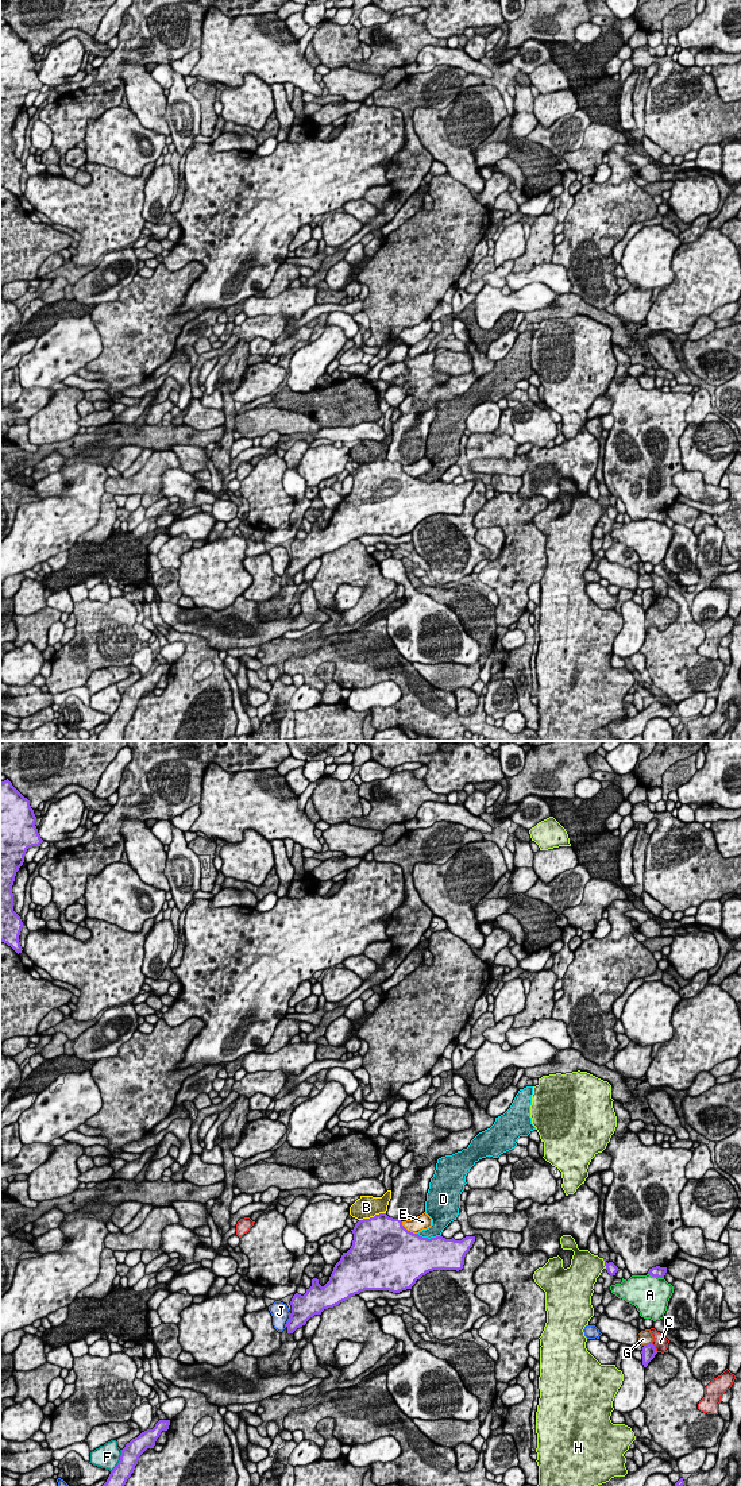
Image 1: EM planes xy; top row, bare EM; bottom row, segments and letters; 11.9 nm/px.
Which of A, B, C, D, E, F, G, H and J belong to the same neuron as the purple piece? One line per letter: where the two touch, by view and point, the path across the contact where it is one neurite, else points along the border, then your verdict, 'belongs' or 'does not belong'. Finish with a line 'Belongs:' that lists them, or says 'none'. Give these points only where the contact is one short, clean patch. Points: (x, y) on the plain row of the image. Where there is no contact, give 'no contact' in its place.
A: contact xy (656, 520); does not belong
B: contact xy (371, 462); does not belong
C: contact xy (653, 591); does not belong
D: contact xy (431, 482); does not belong
E: contact xy (409, 475); does not belong
F: contact xy (119, 705); does not belong
G: contact xy (647, 589); border xy (651, 587), (644, 590); does not belong
H: contact xy (605, 508); does not belong
J: contact xy (289, 564); does not belong
Belongs: none

